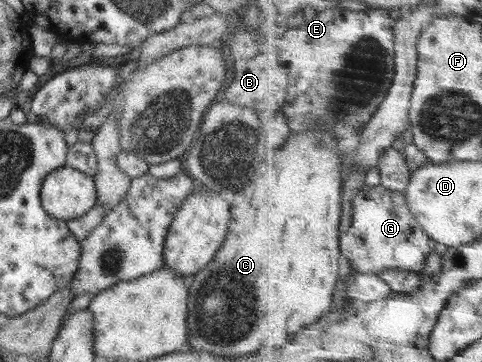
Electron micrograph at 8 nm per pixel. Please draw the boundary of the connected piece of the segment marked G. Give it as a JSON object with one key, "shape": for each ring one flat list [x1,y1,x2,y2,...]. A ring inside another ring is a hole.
{"shape":[[380,184,378,186,364,185,353,198,353,224,349,231,341,236,341,247,344,257,352,261,358,271,366,274,383,274,386,270,402,269,412,272,423,272,428,262,428,256,436,250,438,241,434,240,424,227,418,223,417,214,410,208,406,191,395,191]]}

